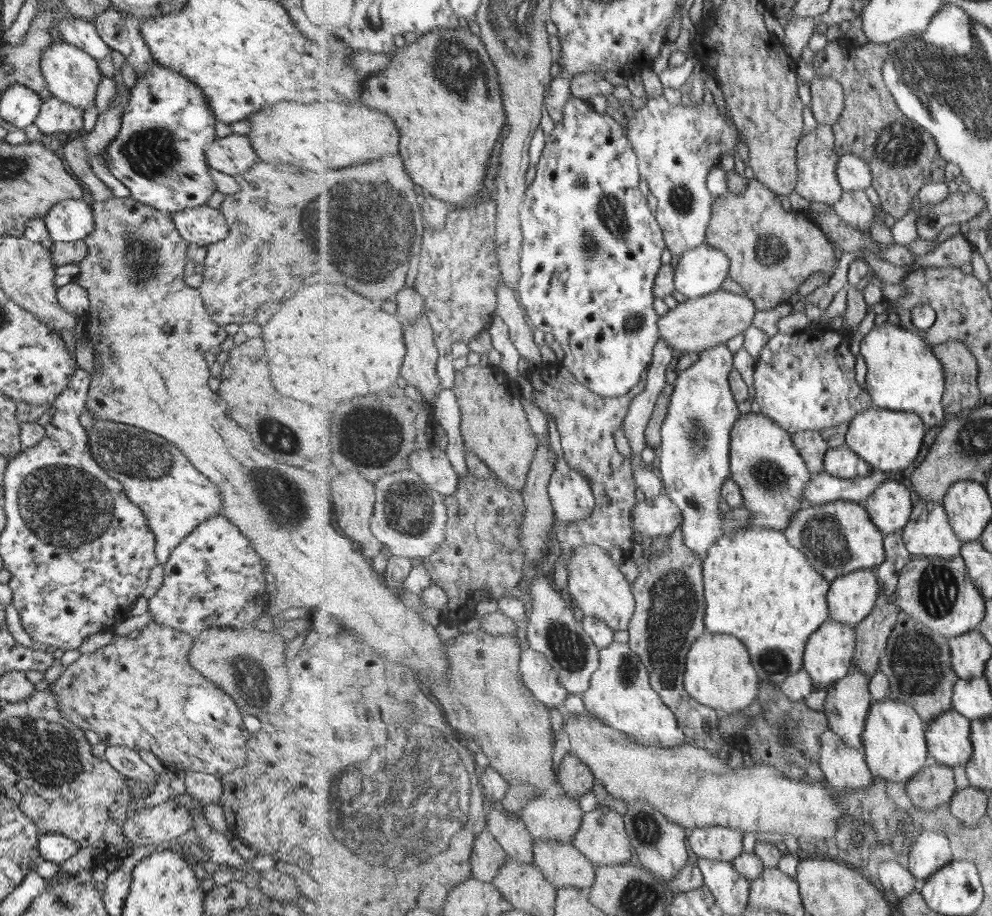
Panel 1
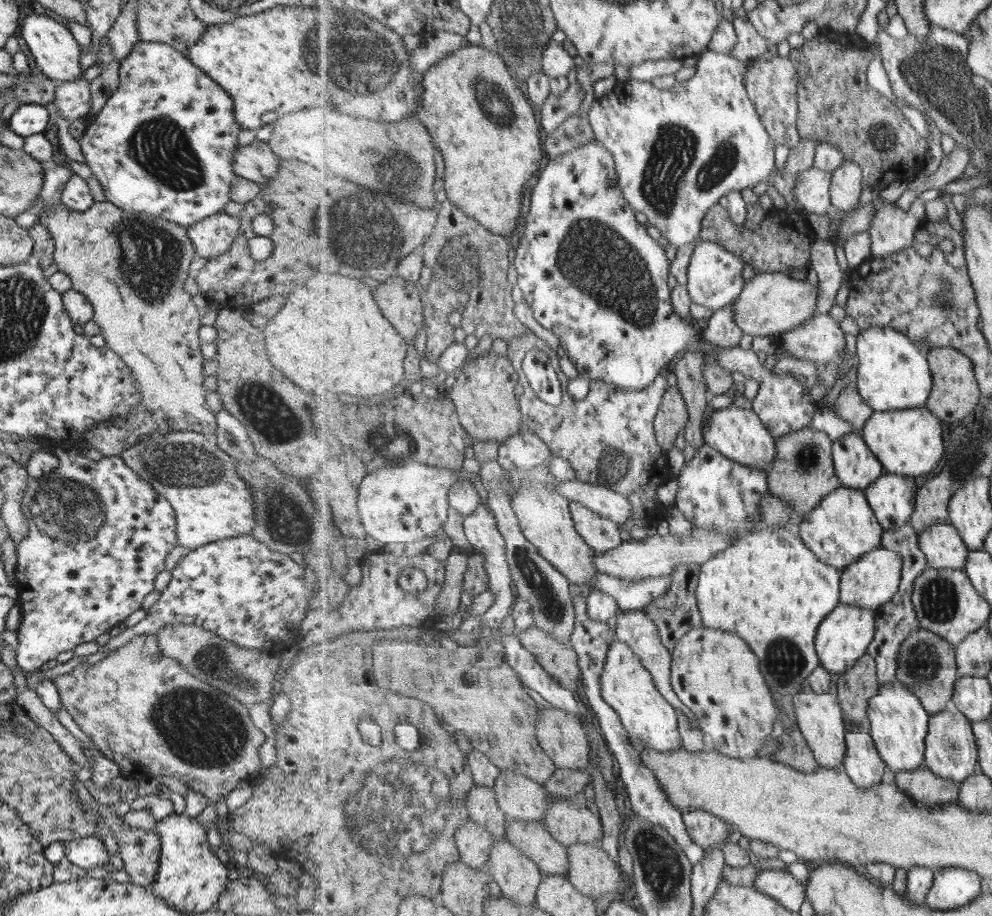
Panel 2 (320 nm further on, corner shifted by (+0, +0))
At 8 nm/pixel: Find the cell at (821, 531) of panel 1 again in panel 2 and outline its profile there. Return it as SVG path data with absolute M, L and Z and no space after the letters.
M839 487L828 494L821 504L806 514L799 522L800 535L815 554L824 563L830 564L840 571L853 565L862 556L883 546L883 528L871 508L866 491L849 487Z

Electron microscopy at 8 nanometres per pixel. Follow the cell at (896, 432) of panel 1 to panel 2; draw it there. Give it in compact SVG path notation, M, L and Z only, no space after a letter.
M927 406L900 411L874 411L863 429L862 438L889 473L908 477L923 476L943 465L943 424Z

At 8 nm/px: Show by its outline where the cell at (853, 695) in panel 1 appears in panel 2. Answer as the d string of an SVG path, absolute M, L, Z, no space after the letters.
M868 722L847 725L846 743L848 749L843 765L848 776L859 787L871 789L879 785L887 764L878 751L873 735L869 732Z

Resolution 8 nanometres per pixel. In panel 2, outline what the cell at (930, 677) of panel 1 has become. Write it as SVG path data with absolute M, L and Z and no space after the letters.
M919 628L913 631L900 650L897 680L910 687L921 699L923 706L931 713L945 710L949 700L952 700L954 696L954 688L959 679L956 647L940 634Z

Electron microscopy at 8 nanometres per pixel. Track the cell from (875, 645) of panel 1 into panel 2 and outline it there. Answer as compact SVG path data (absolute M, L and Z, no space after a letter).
M867 653L857 664L837 680L837 695L847 725L868 722L870 698L880 691L875 658Z

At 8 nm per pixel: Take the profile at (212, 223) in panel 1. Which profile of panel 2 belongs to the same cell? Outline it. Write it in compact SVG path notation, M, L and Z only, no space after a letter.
M217 213L192 224L186 235L193 245L196 257L210 259L223 254L238 239L241 219L226 213Z

